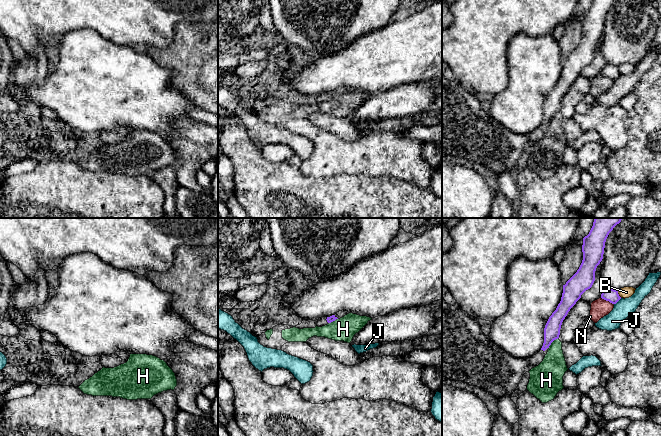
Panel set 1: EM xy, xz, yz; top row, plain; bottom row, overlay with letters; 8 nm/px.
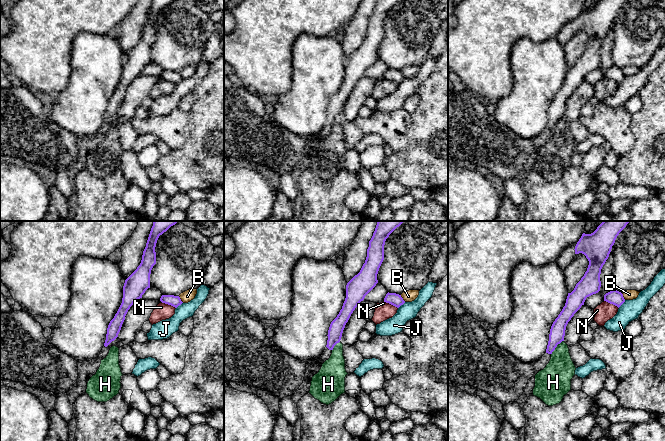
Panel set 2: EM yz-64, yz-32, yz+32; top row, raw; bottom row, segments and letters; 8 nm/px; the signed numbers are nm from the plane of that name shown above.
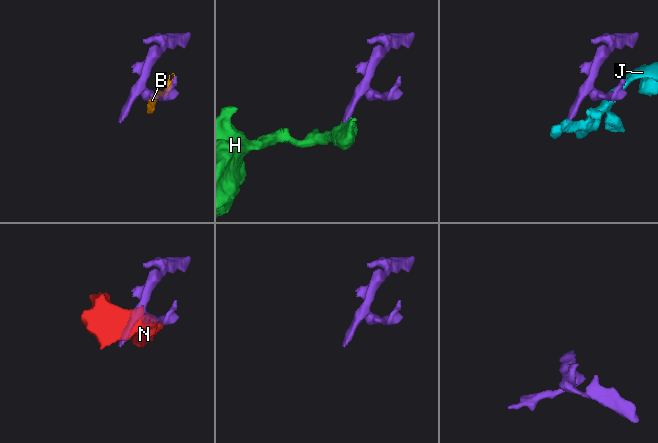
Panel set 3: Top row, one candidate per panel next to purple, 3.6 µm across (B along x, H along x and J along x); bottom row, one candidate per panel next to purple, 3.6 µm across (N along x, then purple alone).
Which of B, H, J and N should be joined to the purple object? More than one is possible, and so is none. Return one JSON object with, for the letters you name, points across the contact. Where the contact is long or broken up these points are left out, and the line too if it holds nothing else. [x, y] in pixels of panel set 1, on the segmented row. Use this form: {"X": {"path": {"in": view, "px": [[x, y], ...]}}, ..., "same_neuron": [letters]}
{"same_neuron": []}

